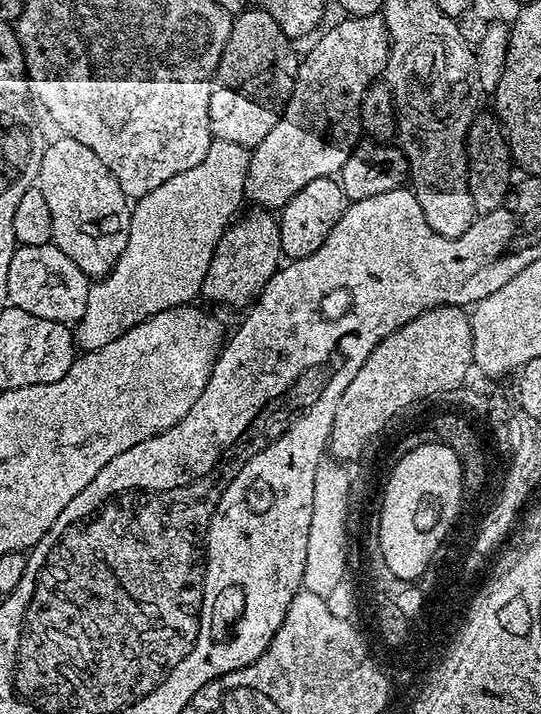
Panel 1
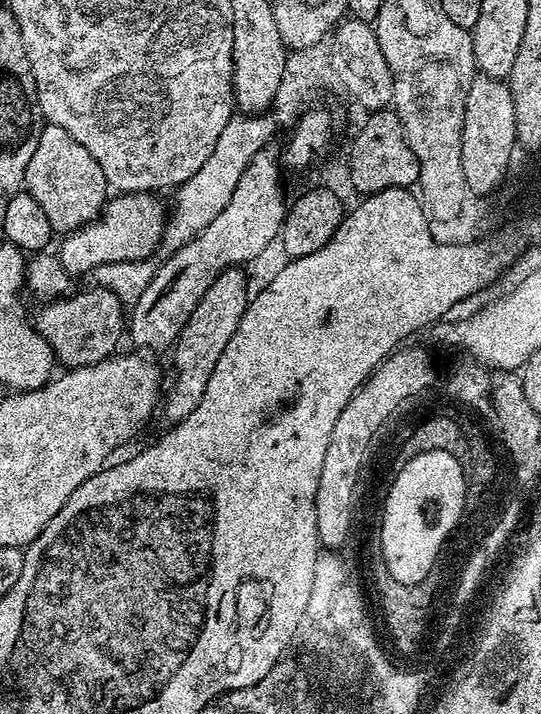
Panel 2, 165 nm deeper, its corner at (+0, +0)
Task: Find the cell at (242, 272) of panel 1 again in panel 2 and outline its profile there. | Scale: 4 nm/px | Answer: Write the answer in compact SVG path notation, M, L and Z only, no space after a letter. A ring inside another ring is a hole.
M240 266L226 268L202 294L198 306L194 306L194 314L186 322L181 330L180 336L175 342L174 353L176 352L176 377L172 385L167 385L162 396L162 416L168 422L179 422L186 418L202 402L202 394L206 394L206 382L210 382L210 374L214 374L214 365L218 358L222 358L222 350L226 350L226 342L234 338L234 330L238 330L238 322L248 309L250 291L248 292L248 280L244 277L245 269Z

